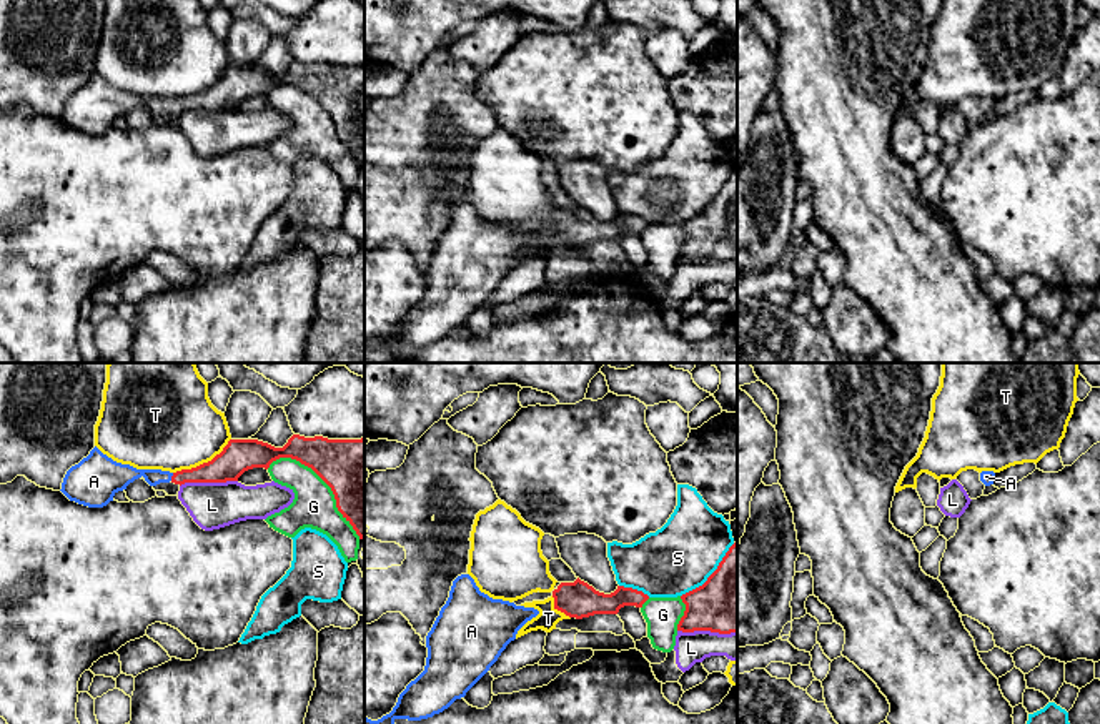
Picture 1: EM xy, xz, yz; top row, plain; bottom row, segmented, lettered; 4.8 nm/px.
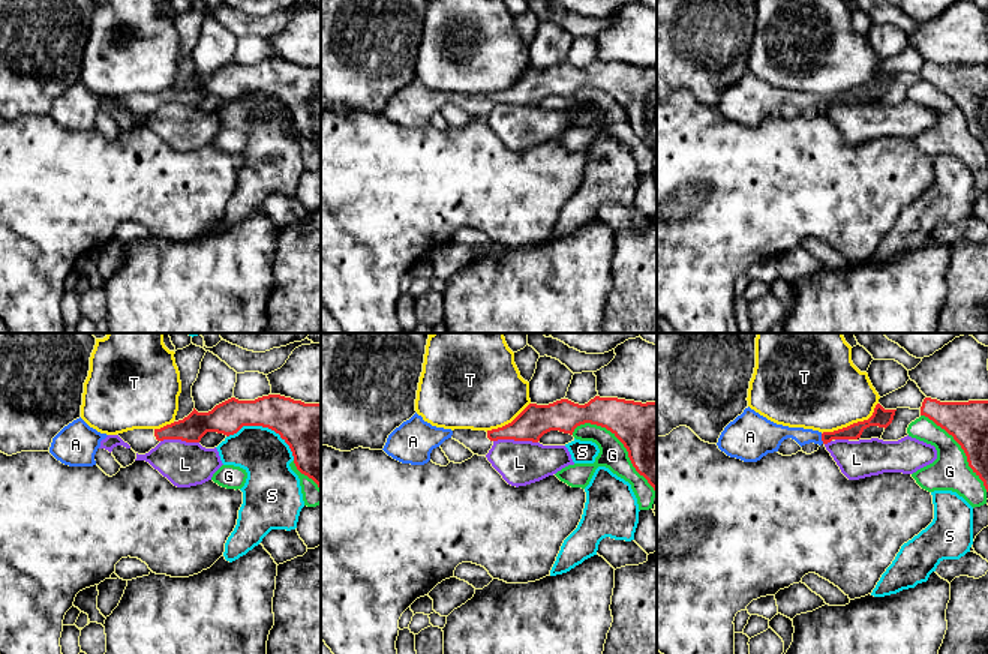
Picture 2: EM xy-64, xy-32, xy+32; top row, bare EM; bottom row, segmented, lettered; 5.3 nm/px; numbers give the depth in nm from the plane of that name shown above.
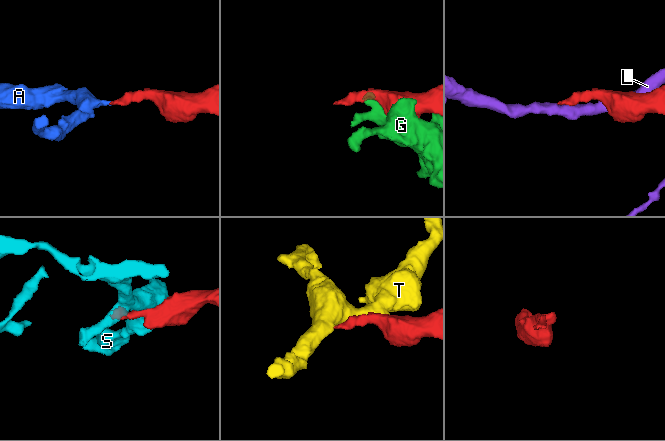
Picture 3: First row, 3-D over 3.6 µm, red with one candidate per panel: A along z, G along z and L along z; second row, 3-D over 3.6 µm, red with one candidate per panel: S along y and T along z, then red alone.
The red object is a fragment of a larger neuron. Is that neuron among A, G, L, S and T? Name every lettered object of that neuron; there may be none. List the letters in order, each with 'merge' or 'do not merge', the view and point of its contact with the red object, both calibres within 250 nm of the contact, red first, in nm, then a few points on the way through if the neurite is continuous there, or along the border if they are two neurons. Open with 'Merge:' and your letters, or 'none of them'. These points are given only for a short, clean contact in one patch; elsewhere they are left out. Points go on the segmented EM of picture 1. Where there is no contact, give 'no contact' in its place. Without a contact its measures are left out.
Merge: A
A: merge; contact xy (172, 476); calibres 140 and 110 nm; way xy (222, 468), (198, 475), (172, 476), (120, 475)
G: do not merge; contact xy (325, 481); calibres 340 and 200 nm
L: do not merge; contact xz (708, 629); calibres 340 and 150 nm
S: do not merge; contact xz (711, 575); calibres 340 and 340 nm
T: do not merge; contact xy (203, 463); calibres 160 and 440 nm

